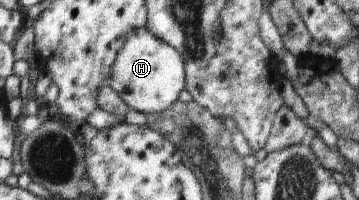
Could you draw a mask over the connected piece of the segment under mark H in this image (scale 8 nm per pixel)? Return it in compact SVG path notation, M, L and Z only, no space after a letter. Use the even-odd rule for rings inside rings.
M139 27L130 32L130 35L124 40L123 46L117 52L107 82L106 86L111 87L129 109L142 112L144 115L162 113L178 100L179 93L185 89L184 60L175 48L151 34L146 27Z

